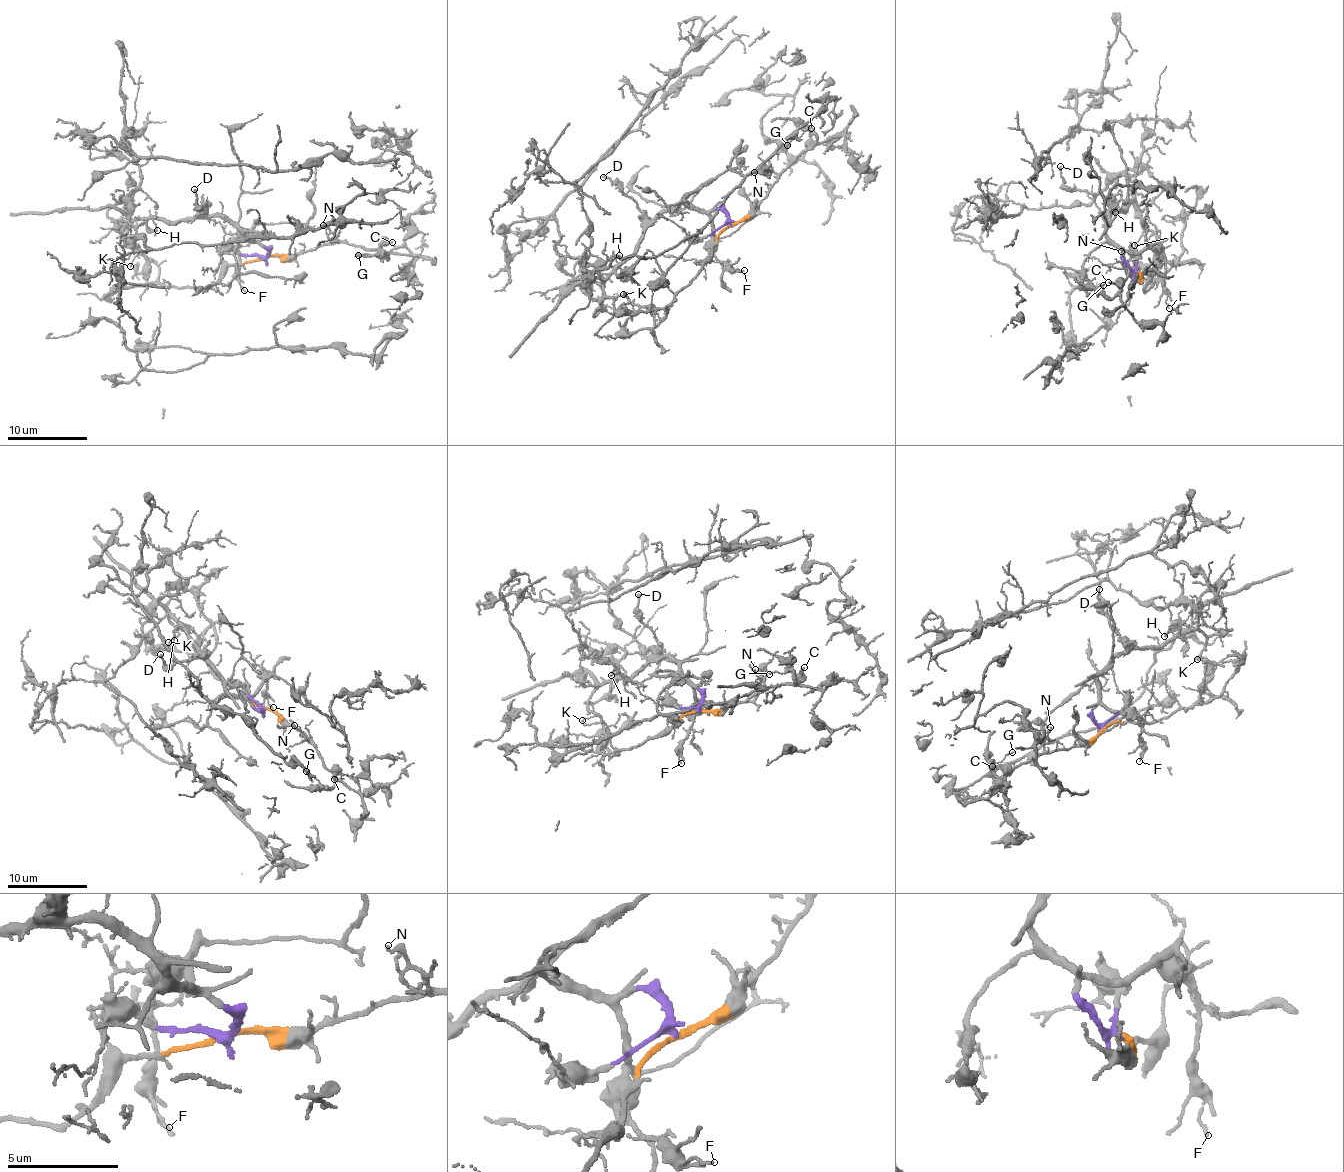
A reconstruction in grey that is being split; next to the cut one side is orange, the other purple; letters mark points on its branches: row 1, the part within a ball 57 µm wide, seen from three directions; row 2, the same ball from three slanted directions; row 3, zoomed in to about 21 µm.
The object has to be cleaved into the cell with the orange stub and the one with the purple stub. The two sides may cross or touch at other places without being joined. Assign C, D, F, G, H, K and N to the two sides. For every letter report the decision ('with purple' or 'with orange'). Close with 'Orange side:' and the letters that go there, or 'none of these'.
C: with orange
D: with purple
F: with purple
G: with orange
H: with purple
K: with purple
N: with orange
Orange side: C, G, N

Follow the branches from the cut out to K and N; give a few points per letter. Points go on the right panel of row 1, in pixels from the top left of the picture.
K: (1137, 271), (1123, 260), (1105, 229), (1109, 212), (1116, 207), (1124, 210), (1132, 200), (1144, 226), (1135, 246)
N: (1137, 271), (1142, 277), (1133, 275), (1127, 268), (1121, 251)

